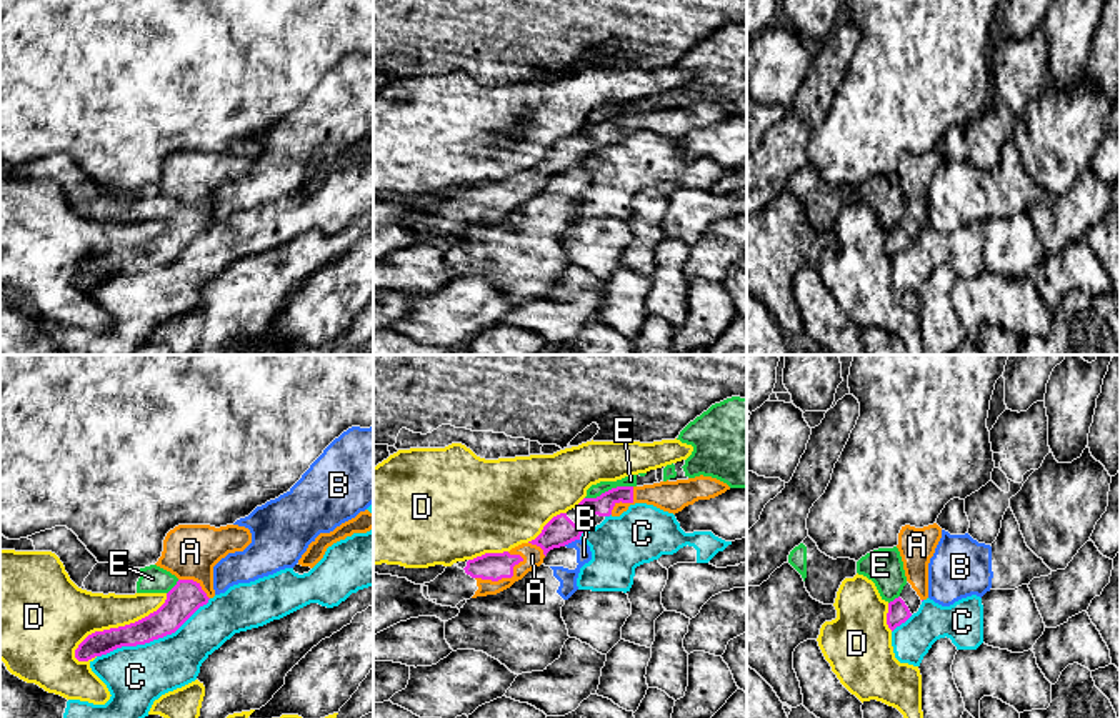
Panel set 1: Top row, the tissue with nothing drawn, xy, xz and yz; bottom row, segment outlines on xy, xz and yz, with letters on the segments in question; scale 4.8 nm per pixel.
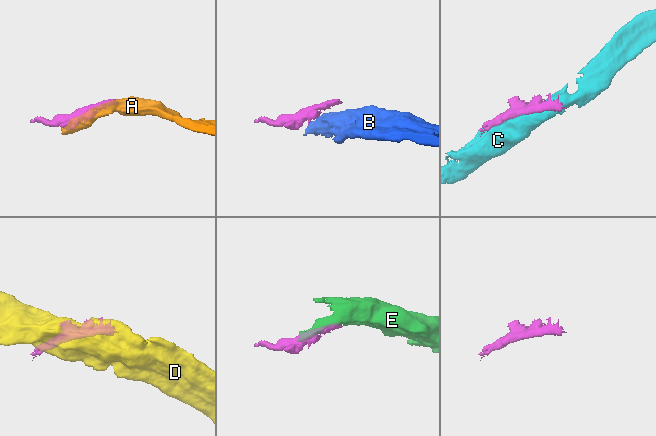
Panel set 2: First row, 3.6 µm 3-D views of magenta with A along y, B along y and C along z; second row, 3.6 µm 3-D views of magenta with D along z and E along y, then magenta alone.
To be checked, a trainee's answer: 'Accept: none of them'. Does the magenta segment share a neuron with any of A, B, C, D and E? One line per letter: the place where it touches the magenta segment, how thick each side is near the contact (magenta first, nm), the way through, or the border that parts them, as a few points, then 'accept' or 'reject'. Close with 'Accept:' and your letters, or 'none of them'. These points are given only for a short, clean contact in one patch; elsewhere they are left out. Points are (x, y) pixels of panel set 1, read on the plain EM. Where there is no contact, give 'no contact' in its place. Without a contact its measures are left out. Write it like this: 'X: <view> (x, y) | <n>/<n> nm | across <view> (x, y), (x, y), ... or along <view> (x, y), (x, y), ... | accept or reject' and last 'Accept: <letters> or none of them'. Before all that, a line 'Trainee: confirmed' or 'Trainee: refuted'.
Trainee: refuted
A: xz (502, 204) | 130/100 nm | accept
B: xz (570, 169) | 150/90 nm | along xz (579, 165), (564, 172) | reject
C: xy (154, 265) | 160/300 nm | reject
D: xy (119, 254) | 140/280 nm | reject
E: xz (609, 117) | 100/60 nm | reject
Accept: A

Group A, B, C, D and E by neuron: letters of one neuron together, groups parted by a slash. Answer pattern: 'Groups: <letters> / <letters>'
Groups: A / B / C / D / E

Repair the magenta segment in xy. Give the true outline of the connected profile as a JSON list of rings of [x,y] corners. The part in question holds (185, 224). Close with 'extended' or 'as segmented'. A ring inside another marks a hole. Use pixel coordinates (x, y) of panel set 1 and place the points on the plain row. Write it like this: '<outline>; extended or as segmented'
[[[178,152],[163,167],[157,193],[178,205],[165,230],[148,243],[118,255],[88,262],[75,277],[78,288],[88,288],[122,273],[145,272],[175,260],[200,233],[215,223],[213,193],[228,180],[252,170],[245,153]]]; extended

